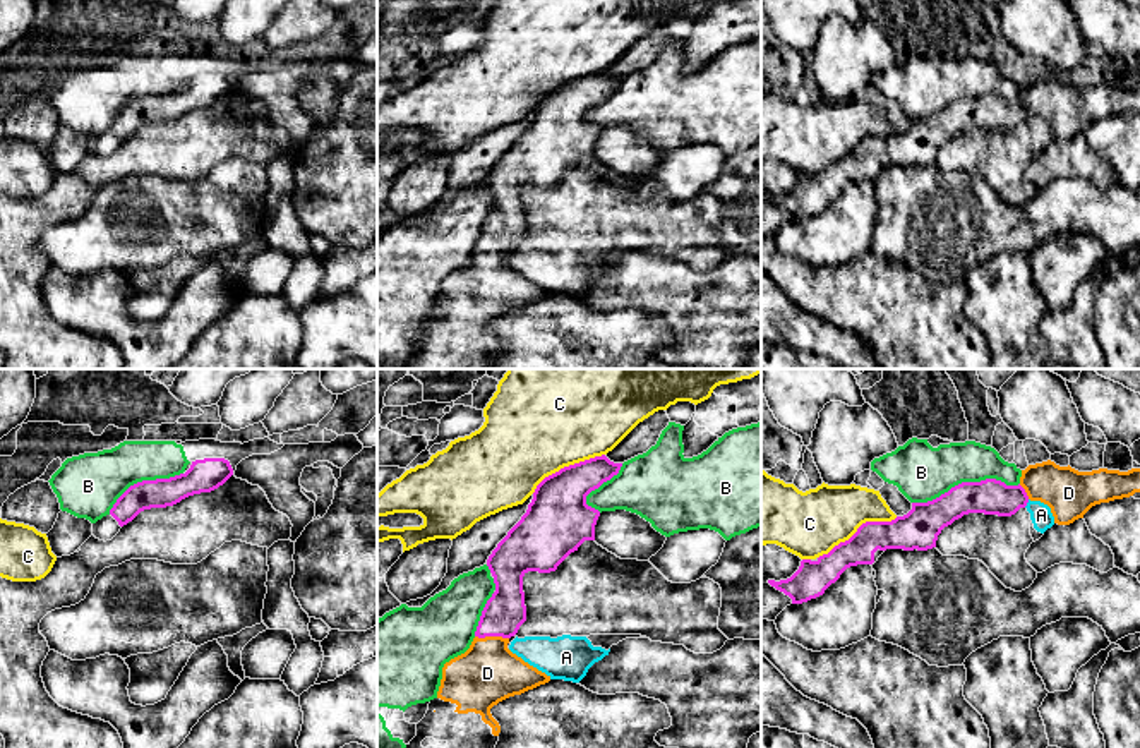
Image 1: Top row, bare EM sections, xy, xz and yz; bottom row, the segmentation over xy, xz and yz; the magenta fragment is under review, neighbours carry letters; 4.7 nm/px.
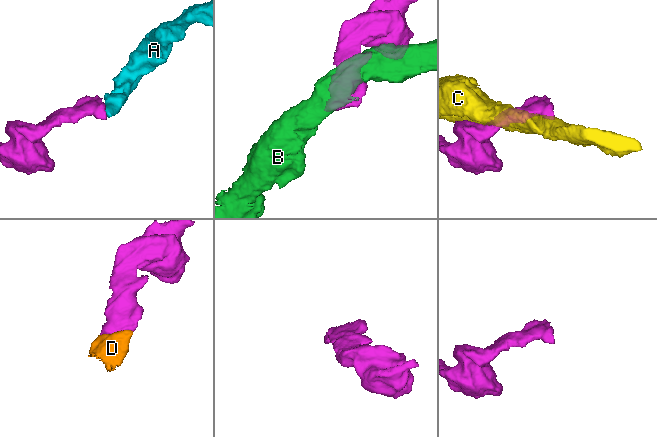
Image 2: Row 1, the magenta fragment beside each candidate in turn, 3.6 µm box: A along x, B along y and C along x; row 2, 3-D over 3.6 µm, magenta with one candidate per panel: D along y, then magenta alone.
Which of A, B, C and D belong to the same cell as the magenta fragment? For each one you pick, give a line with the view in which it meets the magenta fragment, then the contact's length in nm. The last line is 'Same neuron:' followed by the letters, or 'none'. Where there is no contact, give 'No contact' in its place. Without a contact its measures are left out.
D: Touches magenta in xz. Shared border 160 nm
Same neuron: D

